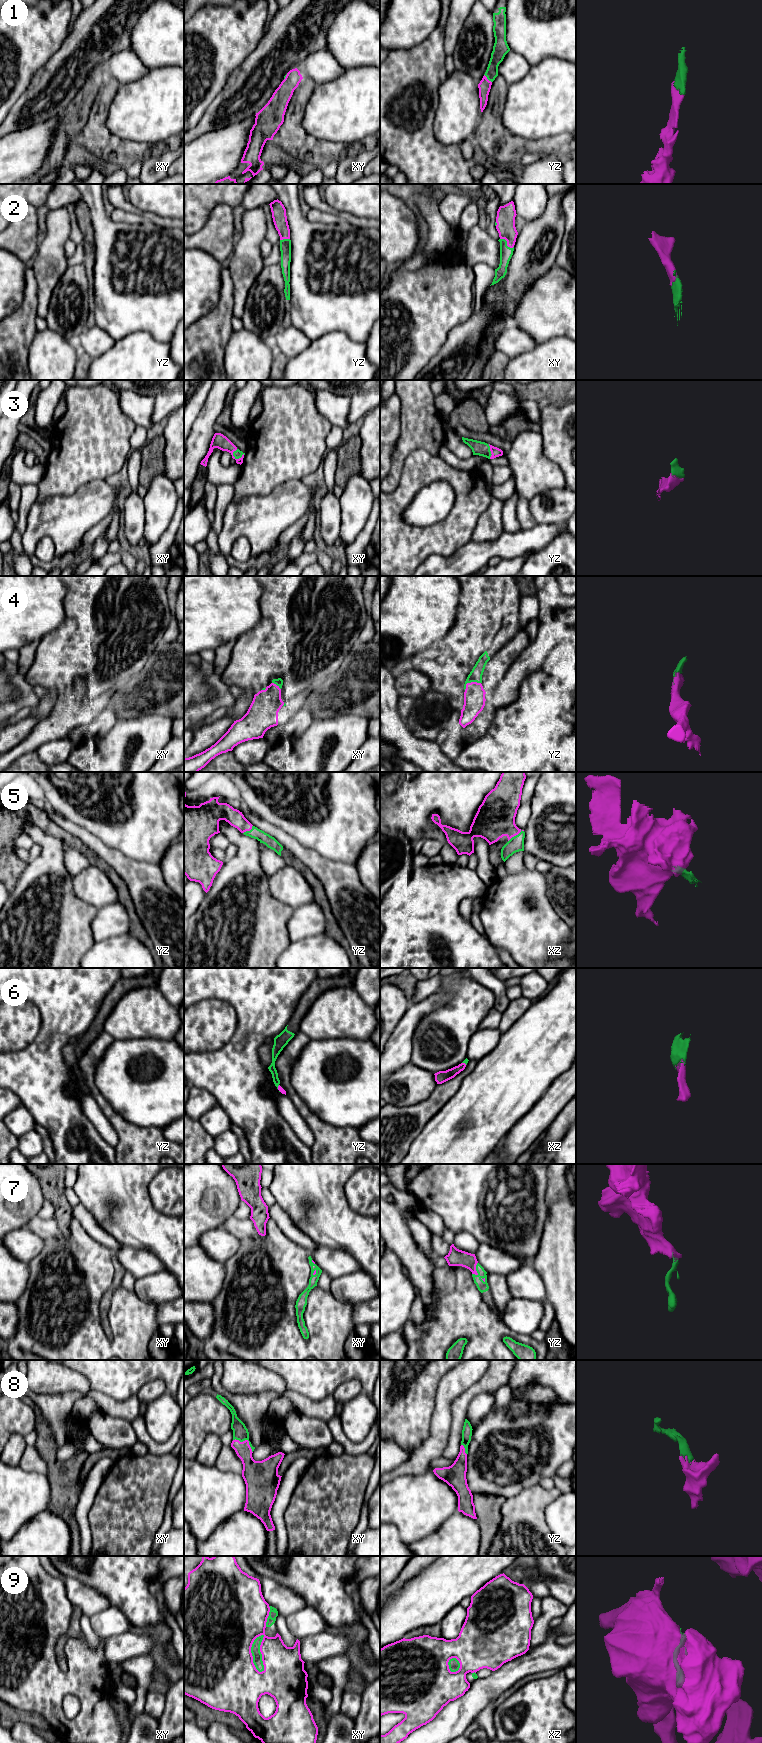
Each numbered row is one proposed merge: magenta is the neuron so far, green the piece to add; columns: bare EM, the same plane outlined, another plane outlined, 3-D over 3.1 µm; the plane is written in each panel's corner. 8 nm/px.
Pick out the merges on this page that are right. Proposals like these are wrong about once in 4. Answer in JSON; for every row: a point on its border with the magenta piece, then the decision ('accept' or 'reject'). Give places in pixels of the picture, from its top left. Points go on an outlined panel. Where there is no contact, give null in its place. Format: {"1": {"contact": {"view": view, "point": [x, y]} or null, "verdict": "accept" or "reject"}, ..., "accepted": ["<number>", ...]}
{"1": {"contact": {"view": "yz", "point": [486, 78]}, "verdict": "accept"}, "2": {"contact": {"view": "xy", "point": [507, 243]}, "verdict": "accept"}, "3": {"contact": {"view": "xy", "point": [237, 459]}, "verdict": "accept"}, "4": {"contact": {"view": "yz", "point": [471, 682]}, "verdict": "accept"}, "5": {"contact": {"view": "xz", "point": [515, 835]}, "verdict": "accept"}, "6": {"contact": {"view": "xz", "point": [464, 1063]}, "verdict": "accept"}, "7": {"contact": {"view": "yz", "point": [475, 1269]}, "verdict": "accept"}, "8": {"contact": {"view": "xy", "point": [246, 1440]}, "verdict": "accept"}, "9": {"contact": {"view": "xy", "point": [261, 1653]}, "verdict": "reject"}, "accepted": ["1", "2", "3", "4", "5", "6", "7", "8"]}

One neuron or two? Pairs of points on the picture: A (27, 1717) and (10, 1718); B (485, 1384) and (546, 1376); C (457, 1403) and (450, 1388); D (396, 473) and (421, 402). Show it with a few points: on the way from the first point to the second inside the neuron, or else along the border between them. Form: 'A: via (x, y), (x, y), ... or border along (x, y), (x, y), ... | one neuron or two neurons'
A: via (23, 1717), (14, 1717) | one neuron
B: border along (513, 1370), (507, 1383) | two neurons
C: border along (474, 1384), (458, 1395), (449, 1406) | two neurons
D: via (399, 455), (404, 445), (419, 430), (419, 420) | one neuron

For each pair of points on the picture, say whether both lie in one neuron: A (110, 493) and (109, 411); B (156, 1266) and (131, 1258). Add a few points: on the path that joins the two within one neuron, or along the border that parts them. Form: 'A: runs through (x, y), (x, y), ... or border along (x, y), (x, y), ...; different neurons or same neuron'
A: border along (106, 479), (94, 479), (83, 485); different neurons
B: runs through (150, 1264), (137, 1262); same neuron

